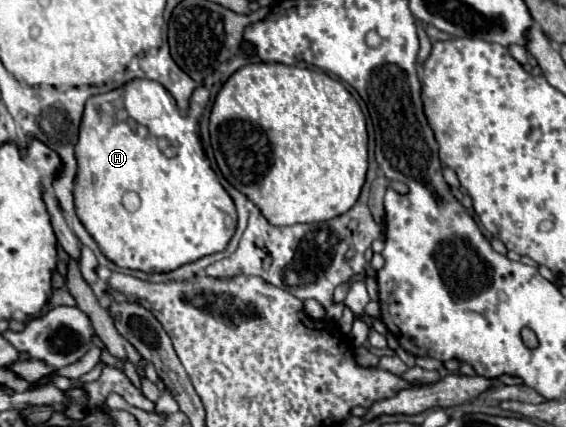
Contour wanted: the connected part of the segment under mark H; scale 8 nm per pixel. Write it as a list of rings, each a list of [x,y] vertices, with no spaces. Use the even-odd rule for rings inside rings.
[[[133,79],[129,83],[125,83],[119,89],[113,89],[105,95],[95,95],[91,99],[87,99],[85,103],[85,111],[83,111],[83,119],[81,119],[81,127],[79,127],[79,141],[75,145],[75,159],[79,163],[79,175],[75,175],[75,211],[83,223],[83,227],[87,227],[89,235],[95,239],[95,243],[99,243],[99,249],[103,251],[103,255],[113,261],[119,267],[125,269],[139,269],[145,273],[167,273],[173,271],[185,263],[197,261],[205,255],[223,251],[229,243],[229,239],[235,233],[235,225],[237,225],[237,213],[235,213],[235,205],[233,199],[229,197],[229,193],[221,187],[221,183],[217,181],[217,175],[213,173],[209,159],[201,147],[199,141],[199,125],[197,119],[191,121],[189,117],[183,117],[177,109],[177,103],[173,99],[173,95],[157,81],[149,81],[149,79]],[[125,191],[135,191],[141,197],[141,207],[135,213],[129,213],[123,205],[121,205],[121,197]]]

